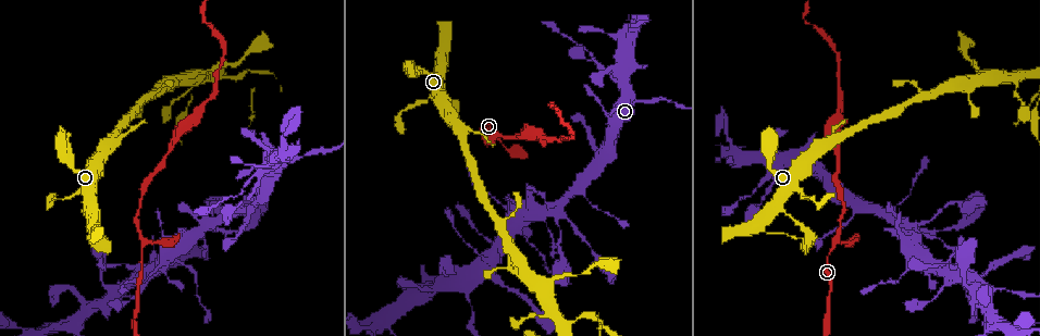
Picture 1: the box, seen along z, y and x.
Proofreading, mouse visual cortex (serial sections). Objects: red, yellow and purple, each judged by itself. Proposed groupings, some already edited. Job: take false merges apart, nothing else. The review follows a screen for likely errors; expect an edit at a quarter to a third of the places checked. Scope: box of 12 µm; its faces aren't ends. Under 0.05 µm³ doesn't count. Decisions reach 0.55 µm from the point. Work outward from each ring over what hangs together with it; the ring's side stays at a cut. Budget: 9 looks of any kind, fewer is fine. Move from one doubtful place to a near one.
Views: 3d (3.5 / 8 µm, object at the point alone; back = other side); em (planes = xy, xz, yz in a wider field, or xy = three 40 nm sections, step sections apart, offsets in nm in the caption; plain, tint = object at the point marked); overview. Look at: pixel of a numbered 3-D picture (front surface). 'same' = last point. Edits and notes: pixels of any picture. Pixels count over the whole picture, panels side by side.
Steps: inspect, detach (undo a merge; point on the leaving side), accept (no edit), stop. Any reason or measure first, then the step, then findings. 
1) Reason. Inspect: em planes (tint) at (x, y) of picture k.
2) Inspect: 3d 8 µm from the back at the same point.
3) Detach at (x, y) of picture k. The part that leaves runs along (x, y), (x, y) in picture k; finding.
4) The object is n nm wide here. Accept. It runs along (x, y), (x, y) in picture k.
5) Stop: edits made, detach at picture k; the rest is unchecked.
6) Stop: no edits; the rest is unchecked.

Abrupt turn. Inspect: 3d 3.5 µm at (587, 315) of picture 1.

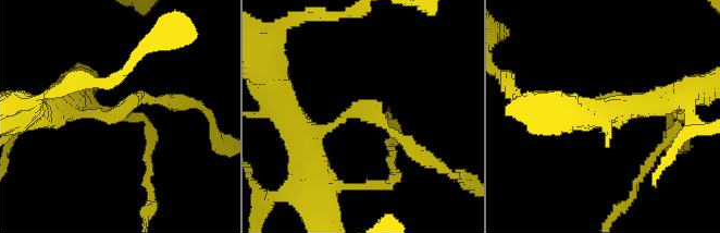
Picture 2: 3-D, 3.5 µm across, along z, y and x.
Inspect: em planes (tint) at (364, 110) of picture 2.

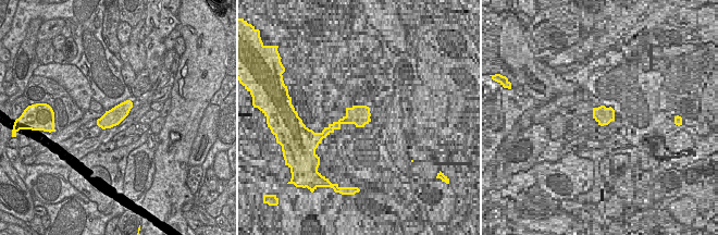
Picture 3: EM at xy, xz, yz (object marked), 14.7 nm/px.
The arms are 150, 200 nm wide. Detach at (422, 151) of picture 2. The part that leaves runs along (393, 131), (426, 159), (449, 170) in picture 2; a second cell is stuck on.

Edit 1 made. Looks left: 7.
Looks like a crossing. Inspect: 3d 3.5 µm at (556, 208) of picture 1.

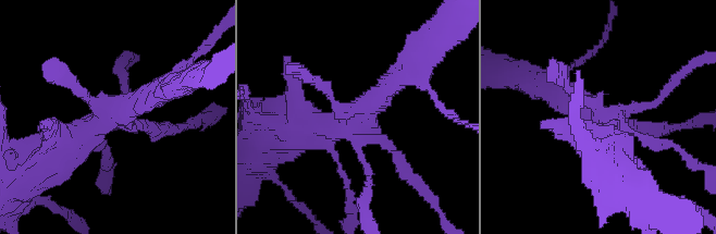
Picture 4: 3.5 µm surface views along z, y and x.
Shape alone is not enough. Inspect: em xy step 3 (tint) at (600, 117) of picture 4.

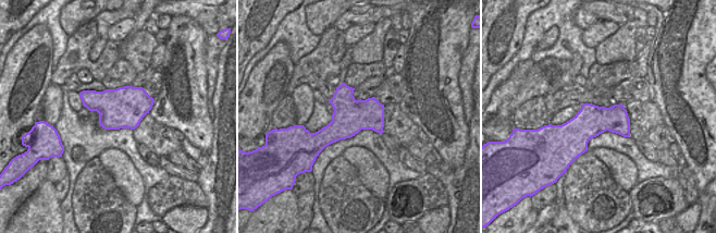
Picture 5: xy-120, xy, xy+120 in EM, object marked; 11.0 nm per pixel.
Accept. It runs along (165, 90), (136, 100), (52, 154) in picture 4; continuous, no second cell.

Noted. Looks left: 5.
Four-way junction. Inspect: 3d 3.5 µm at (517, 231) of picture 1.

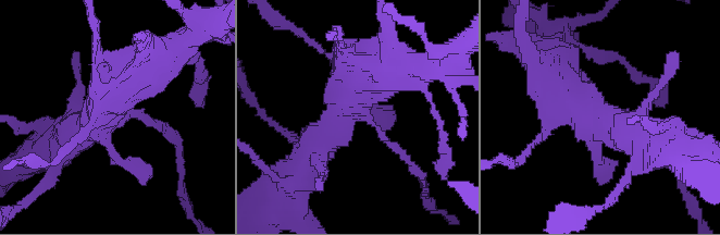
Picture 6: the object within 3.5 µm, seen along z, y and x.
Inspect: em xy step 3 (tint) at (599, 109) of picture 6.

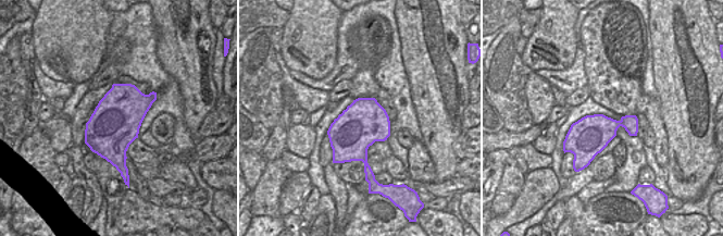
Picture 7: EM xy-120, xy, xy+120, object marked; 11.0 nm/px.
Inspect: em xy step 5 (tint) at the same point.

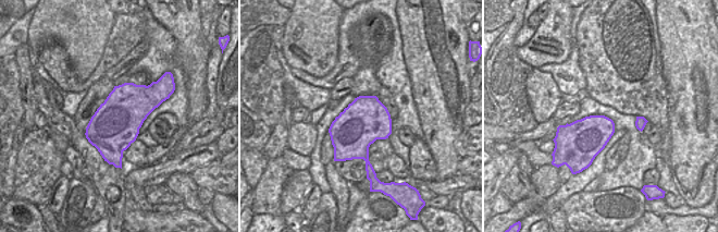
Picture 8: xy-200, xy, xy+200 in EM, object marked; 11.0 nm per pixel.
Accept. All the same cell.

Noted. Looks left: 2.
Stop: edits made, detach at picture 2; the rest is unchecked.

